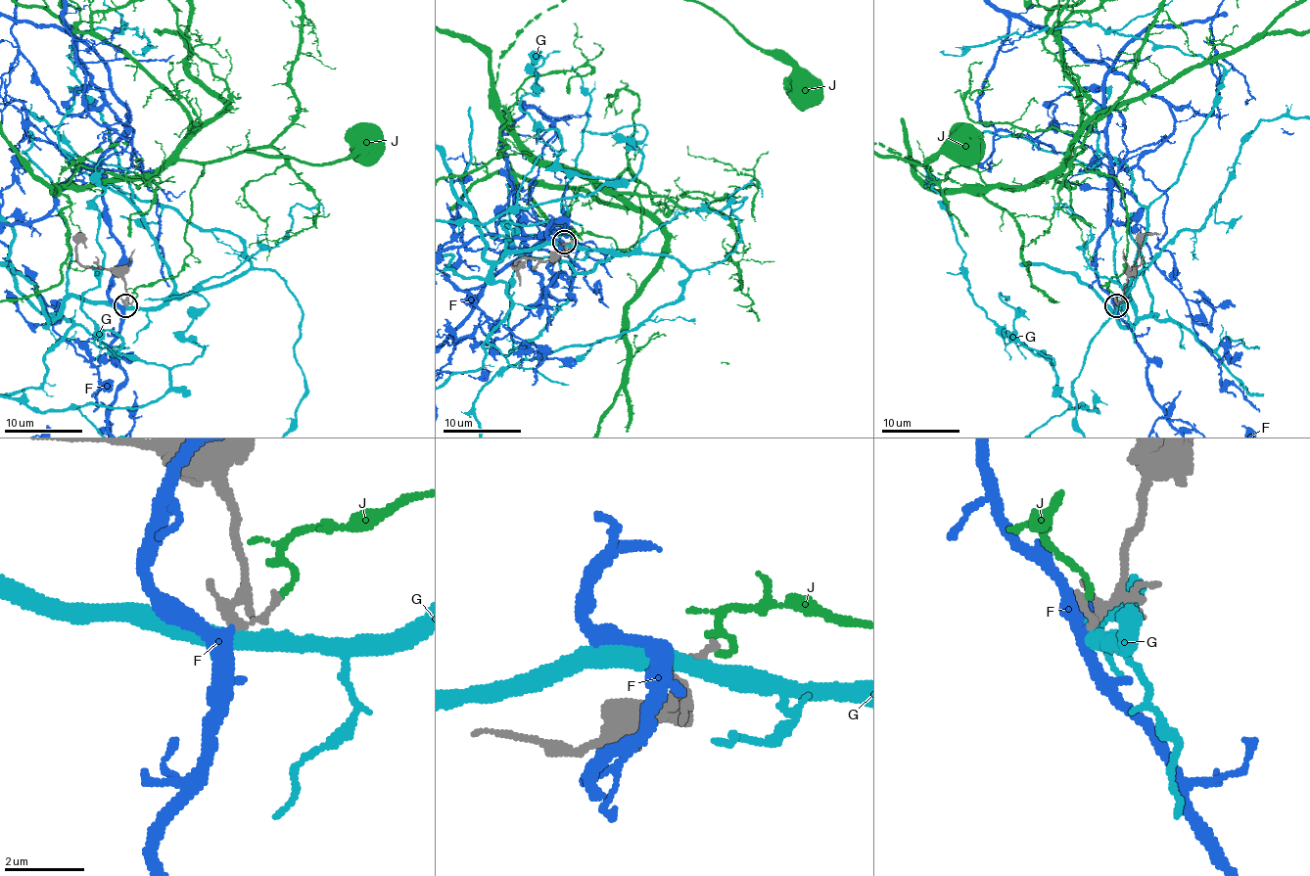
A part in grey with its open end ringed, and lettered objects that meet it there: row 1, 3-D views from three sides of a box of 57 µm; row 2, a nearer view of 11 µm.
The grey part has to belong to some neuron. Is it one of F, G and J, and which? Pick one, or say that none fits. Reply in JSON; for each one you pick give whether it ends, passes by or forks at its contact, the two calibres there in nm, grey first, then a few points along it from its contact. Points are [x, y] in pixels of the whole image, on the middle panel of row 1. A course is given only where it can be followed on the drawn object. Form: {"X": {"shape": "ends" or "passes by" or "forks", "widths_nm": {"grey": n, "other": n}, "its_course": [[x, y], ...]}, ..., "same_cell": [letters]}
{"F": {"shape": "passes by", "widths_nm": {"grey": 180, "other": 280}}, "same_cell": ["F"]}

